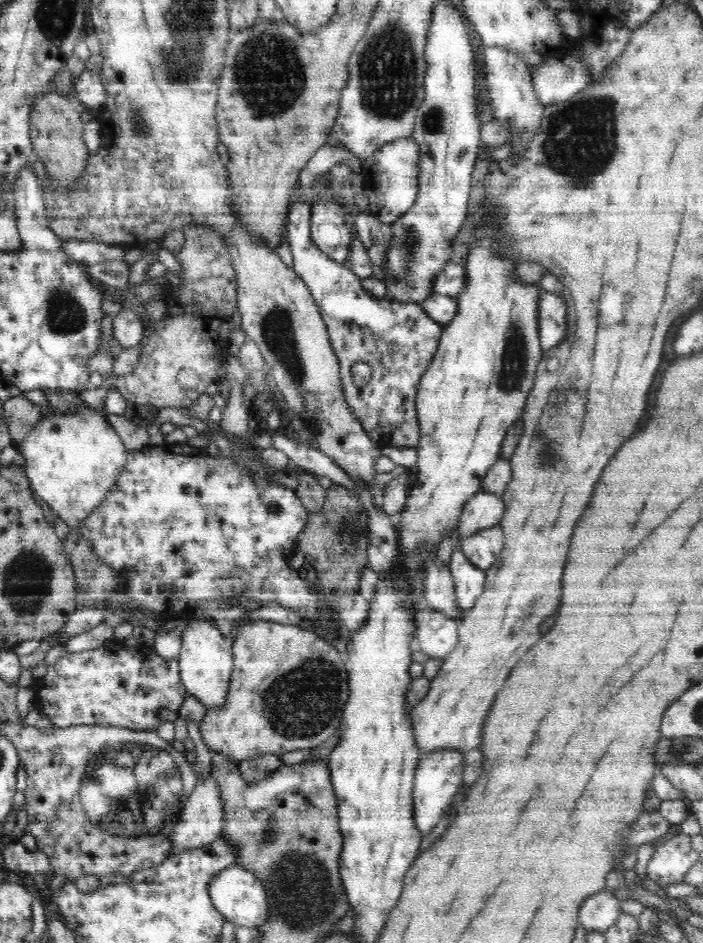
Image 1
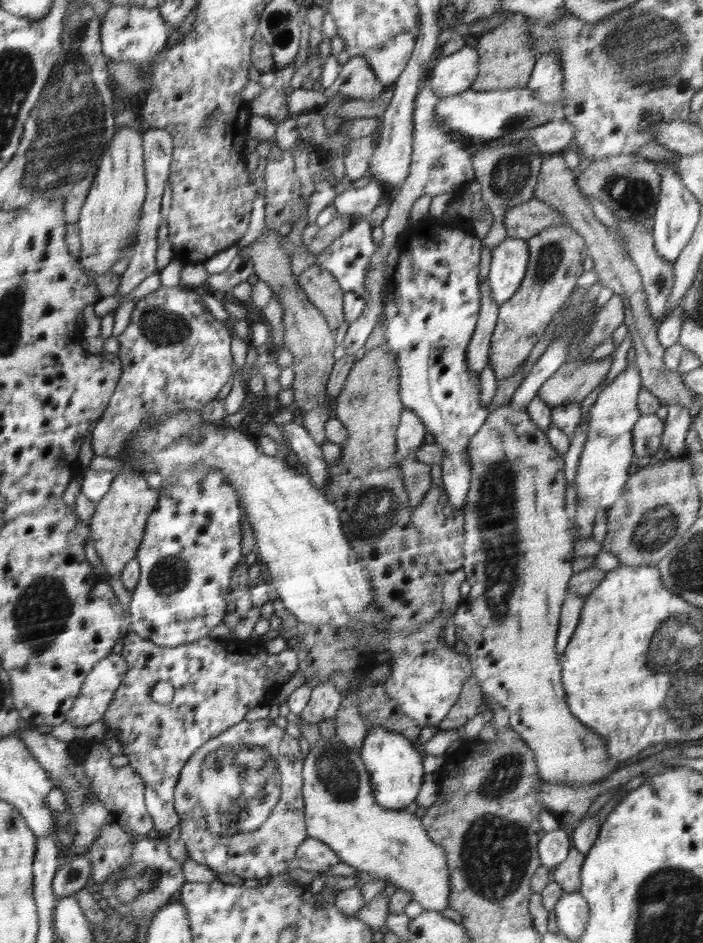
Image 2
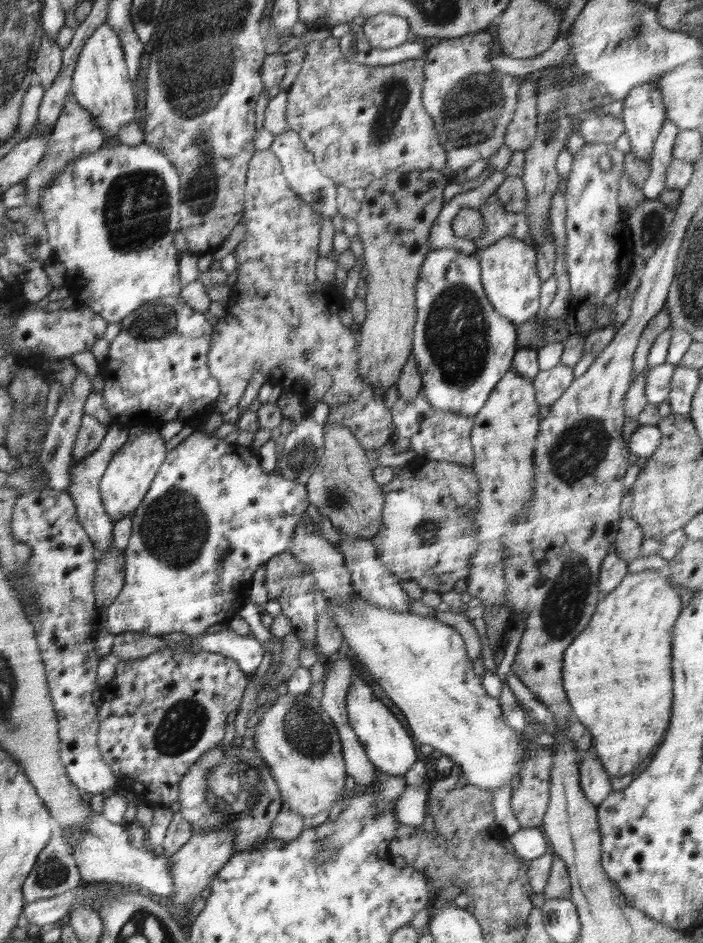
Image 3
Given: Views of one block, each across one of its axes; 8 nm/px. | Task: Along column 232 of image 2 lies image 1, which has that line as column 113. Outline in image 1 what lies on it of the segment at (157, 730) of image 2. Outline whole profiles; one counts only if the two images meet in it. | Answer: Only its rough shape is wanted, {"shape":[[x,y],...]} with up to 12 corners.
{"shape":[[112,638],[34,682],[56,727],[150,732],[188,696],[178,660]]}

